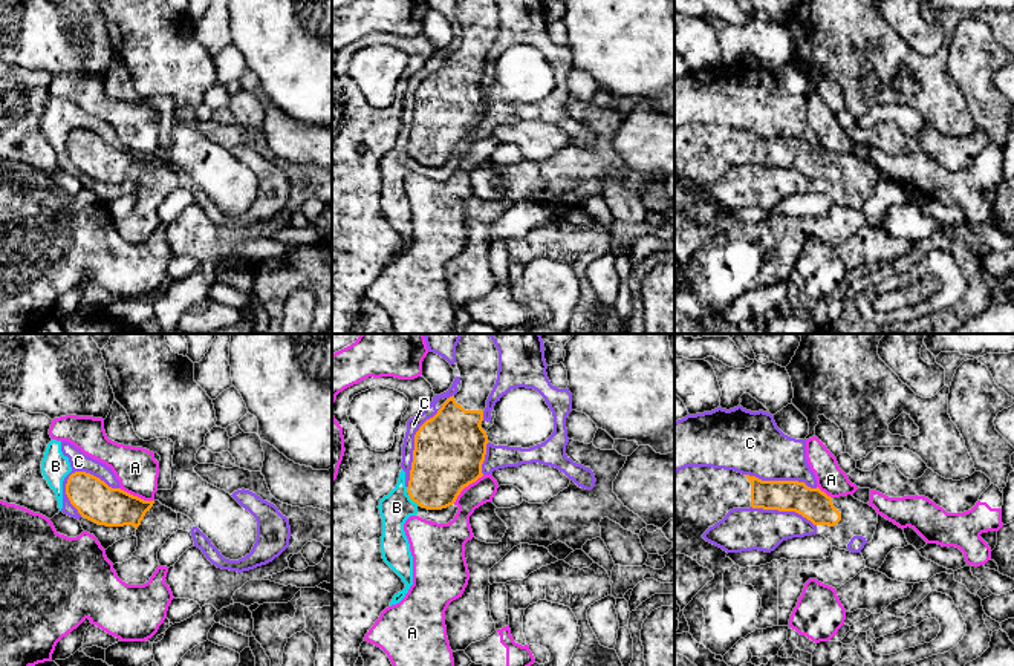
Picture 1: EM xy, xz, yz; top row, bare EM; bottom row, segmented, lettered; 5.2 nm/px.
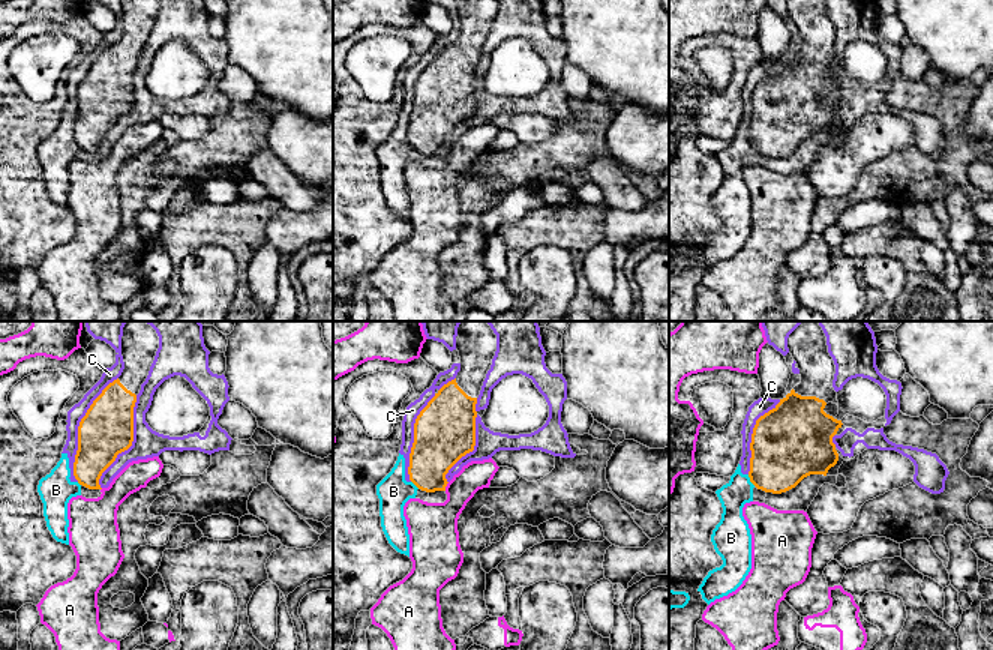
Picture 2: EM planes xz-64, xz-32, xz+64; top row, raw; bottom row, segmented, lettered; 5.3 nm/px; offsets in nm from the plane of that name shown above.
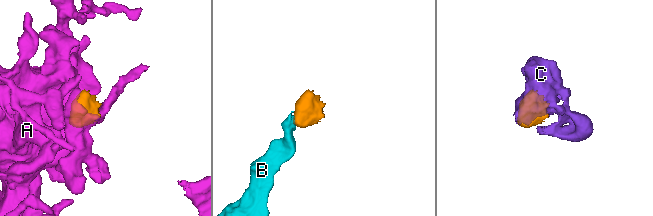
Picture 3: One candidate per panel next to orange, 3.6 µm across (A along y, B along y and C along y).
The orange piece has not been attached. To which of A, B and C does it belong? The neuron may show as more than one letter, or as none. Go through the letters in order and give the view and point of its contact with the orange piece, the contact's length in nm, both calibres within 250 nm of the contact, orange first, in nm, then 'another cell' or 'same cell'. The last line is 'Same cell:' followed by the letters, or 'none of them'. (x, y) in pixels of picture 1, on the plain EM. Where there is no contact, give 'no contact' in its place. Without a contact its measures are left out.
A: meets orange in xy at (136, 153); contact 200 nm long; 200 nm thick on the orange side, 220 nm on the other; another cell
B: meets orange in xz at (413, 158); contact 80 nm long; 320 nm thick on the orange side, 170 nm on the other; another cell
C: meets orange in xy at (89, 130); contact 280 nm long; 200 nm thick on the orange side, 100 nm on the other; another cell
Same cell: none of them

